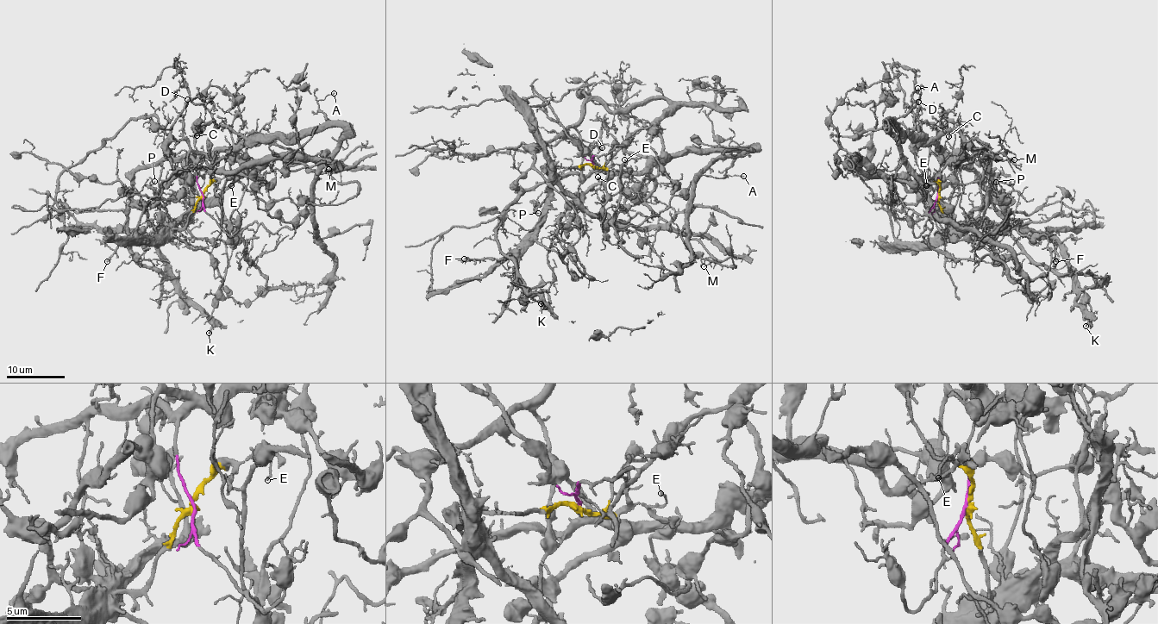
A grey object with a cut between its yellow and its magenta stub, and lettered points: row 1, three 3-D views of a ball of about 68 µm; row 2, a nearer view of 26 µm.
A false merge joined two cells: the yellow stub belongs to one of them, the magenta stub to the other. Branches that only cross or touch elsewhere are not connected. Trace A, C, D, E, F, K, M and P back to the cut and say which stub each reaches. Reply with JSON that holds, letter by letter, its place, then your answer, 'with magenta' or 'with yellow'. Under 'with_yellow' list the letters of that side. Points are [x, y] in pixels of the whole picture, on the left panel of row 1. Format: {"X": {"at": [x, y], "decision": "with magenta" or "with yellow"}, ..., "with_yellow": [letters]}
{"A": {"at": [334, 93], "decision": "with magenta"}, "C": {"at": [197, 135], "decision": "with magenta"}, "D": {"at": [187, 99], "decision": "with magenta"}, "E": {"at": [231, 185], "decision": "with yellow"}, "F": {"at": [107, 261], "decision": "with yellow"}, "K": {"at": [209, 333], "decision": "with yellow"}, "M": {"at": [328, 169], "decision": "with magenta"}, "P": {"at": [154, 181], "decision": "with yellow"}, "with_yellow": ["E", "F", "K", "P"]}

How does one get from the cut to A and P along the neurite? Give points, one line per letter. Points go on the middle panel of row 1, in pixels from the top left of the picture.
A: (592, 164), (590, 165), (600, 170), (645, 171), (688, 151), (735, 151), (736, 154), (726, 172), (744, 176)
P: (592, 164), (556, 168), (547, 196), (541, 202), (535, 203), (535, 209), (538, 213)

